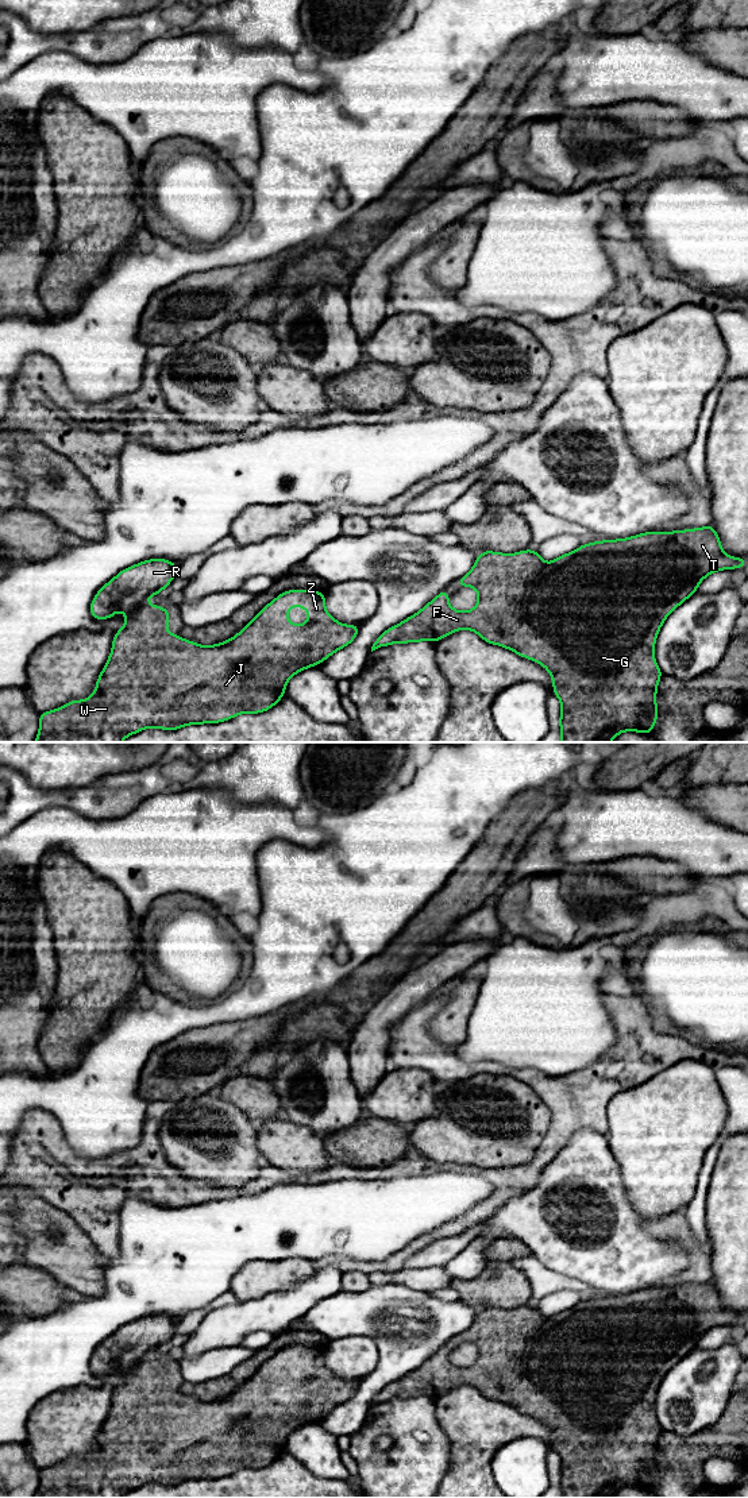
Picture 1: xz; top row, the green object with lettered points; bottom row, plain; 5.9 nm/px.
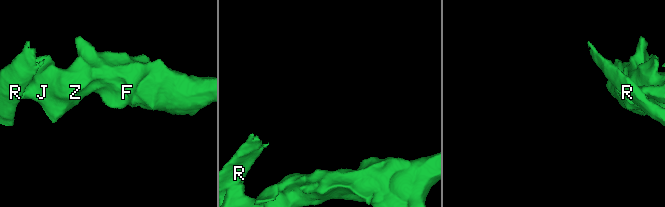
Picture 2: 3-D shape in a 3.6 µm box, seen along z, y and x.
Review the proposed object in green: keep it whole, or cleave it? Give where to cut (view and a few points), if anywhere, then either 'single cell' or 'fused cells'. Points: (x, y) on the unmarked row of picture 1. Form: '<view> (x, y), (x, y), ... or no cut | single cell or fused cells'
xz (145, 1358), (127, 1370) | fused cells

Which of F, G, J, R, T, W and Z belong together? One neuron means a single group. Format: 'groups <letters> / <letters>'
groups F G J T W Z / R

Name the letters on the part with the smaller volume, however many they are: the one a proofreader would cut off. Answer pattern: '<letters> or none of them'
R

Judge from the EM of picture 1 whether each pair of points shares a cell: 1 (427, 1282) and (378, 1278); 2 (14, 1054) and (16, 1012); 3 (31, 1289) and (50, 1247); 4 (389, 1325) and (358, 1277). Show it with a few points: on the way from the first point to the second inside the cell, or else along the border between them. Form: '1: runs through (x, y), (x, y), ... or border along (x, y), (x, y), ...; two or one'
1: runs through (415, 1278), (390, 1278); one
2: runs through (14, 1043), (14, 1023); one
3: border along (24, 1263), (45, 1270), (65, 1286); two
4: border along (373, 1285), (363, 1290), (340, 1292); two

